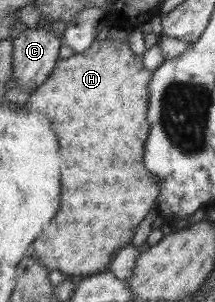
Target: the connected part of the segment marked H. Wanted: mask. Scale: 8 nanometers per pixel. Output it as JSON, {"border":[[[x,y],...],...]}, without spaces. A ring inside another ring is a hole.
{"border":[[[115,33],[104,40],[95,39],[83,52],[74,52],[65,59],[59,58],[52,74],[30,93],[29,108],[45,114],[51,120],[63,154],[61,208],[53,218],[51,226],[47,228],[45,246],[43,238],[37,238],[33,242],[35,256],[39,260],[43,260],[43,256],[47,260],[57,260],[57,262],[41,262],[49,270],[57,268],[59,272],[68,275],[95,275],[105,272],[113,252],[131,244],[135,228],[145,220],[153,204],[157,204],[159,186],[143,166],[143,150],[149,134],[147,98],[149,98],[148,86],[151,79],[152,73],[143,66],[142,57],[131,51],[121,33]]]}

